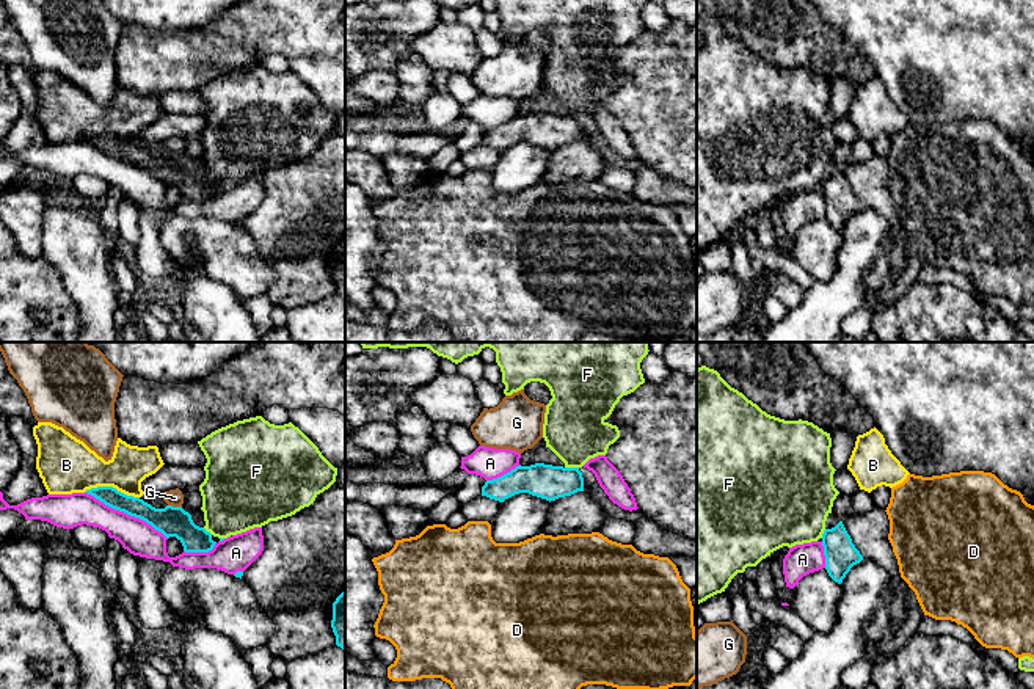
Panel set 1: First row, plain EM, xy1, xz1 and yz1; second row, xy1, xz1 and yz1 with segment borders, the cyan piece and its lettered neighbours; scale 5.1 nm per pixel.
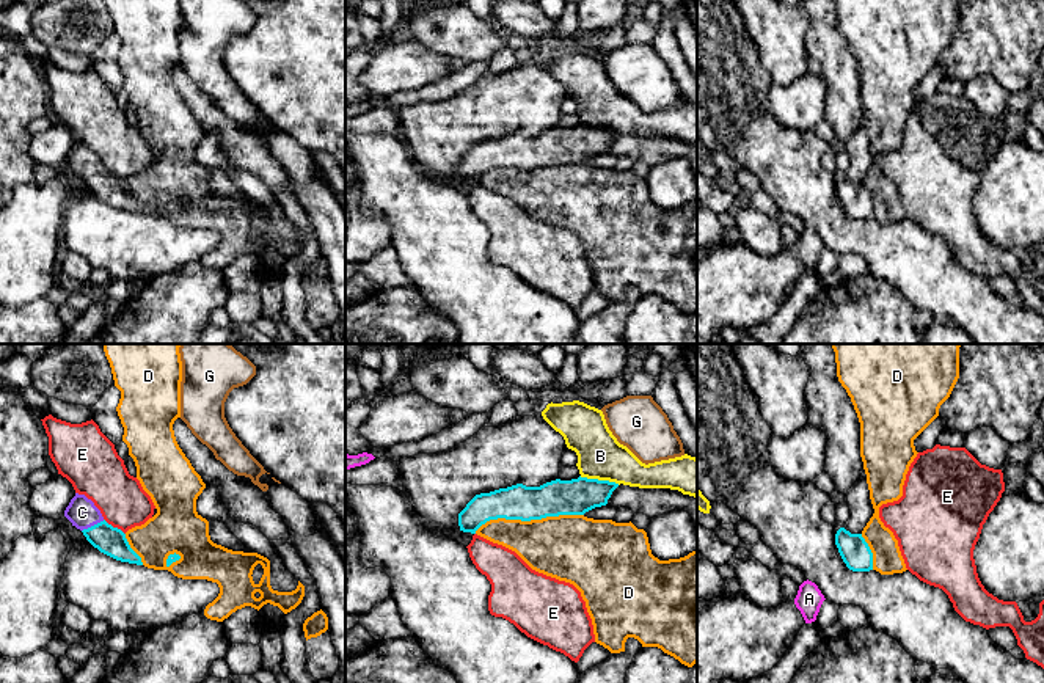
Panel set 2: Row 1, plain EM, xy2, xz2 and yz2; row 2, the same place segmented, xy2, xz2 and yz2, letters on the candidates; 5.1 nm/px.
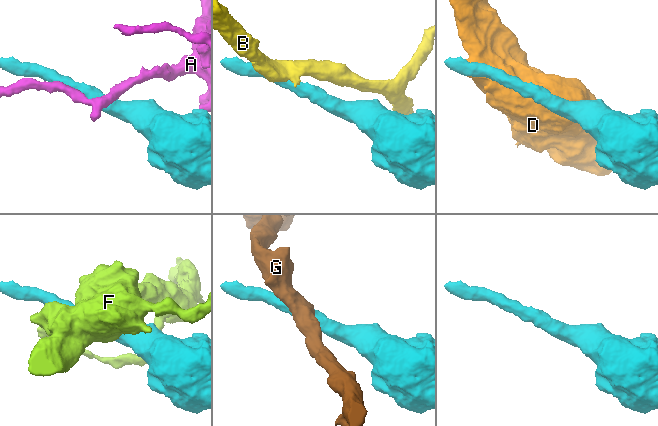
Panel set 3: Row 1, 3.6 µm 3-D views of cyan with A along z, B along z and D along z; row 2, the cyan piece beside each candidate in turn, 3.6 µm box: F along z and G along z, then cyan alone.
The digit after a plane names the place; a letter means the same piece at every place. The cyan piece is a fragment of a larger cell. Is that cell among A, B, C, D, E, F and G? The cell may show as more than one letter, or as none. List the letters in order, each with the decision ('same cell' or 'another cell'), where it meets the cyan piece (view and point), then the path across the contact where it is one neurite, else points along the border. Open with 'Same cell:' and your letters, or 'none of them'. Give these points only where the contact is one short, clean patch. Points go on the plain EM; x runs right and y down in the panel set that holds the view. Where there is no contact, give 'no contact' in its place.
Same cell: C
A: another cell | xy1 (126, 160)
B: another cell | xy1 (112, 135)
C: same cell | xy2 (94, 173) | across xy2 (110, 189), (94, 173), (82, 160)
D: another cell | xz2 (528, 168)
E: another cell | xy2 (115, 176) | along xy2 (104, 167), (124, 182)
F: another cell | xz1 (571, 116) | along xz1 (565, 115), (578, 116)
G: another cell | xy1 (174, 156) | along xy1 (168, 153), (181, 156)

